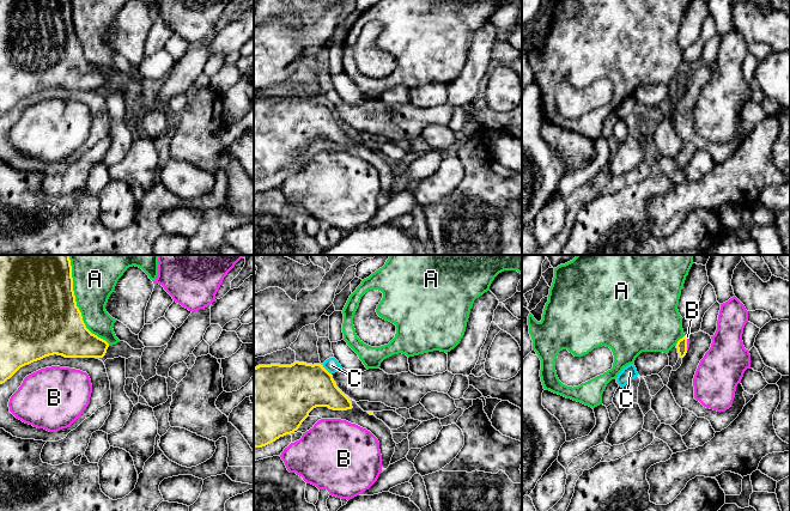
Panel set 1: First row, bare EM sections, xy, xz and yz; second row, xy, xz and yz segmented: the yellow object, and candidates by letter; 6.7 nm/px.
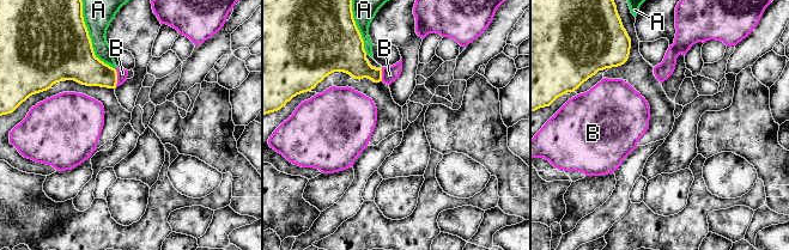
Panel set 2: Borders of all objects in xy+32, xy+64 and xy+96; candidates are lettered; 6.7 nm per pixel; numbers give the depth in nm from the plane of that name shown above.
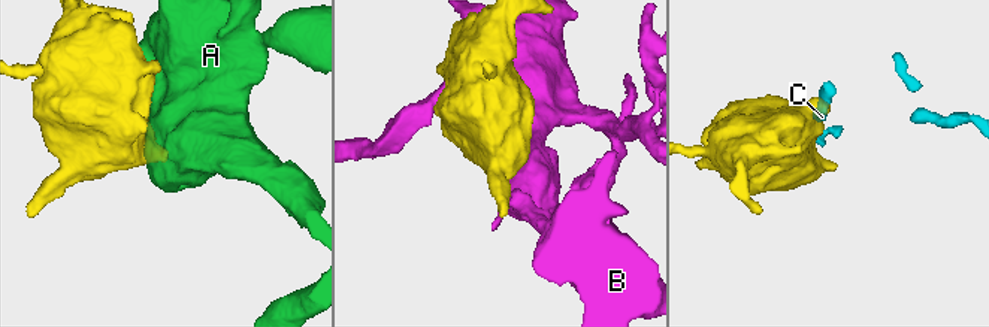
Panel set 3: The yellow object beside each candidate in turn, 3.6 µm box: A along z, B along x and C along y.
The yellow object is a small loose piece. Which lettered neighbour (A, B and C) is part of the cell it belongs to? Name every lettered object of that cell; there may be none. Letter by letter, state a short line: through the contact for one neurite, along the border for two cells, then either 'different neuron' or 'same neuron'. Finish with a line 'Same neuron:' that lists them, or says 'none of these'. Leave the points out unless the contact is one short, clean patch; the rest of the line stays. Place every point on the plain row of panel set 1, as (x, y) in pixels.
A: different neuron
B: same neuron
C: different neuron
Same neuron: B

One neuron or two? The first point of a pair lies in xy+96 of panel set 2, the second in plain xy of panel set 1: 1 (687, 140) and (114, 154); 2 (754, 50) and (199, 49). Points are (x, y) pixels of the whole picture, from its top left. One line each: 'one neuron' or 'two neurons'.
1: two neurons
2: one neuron

